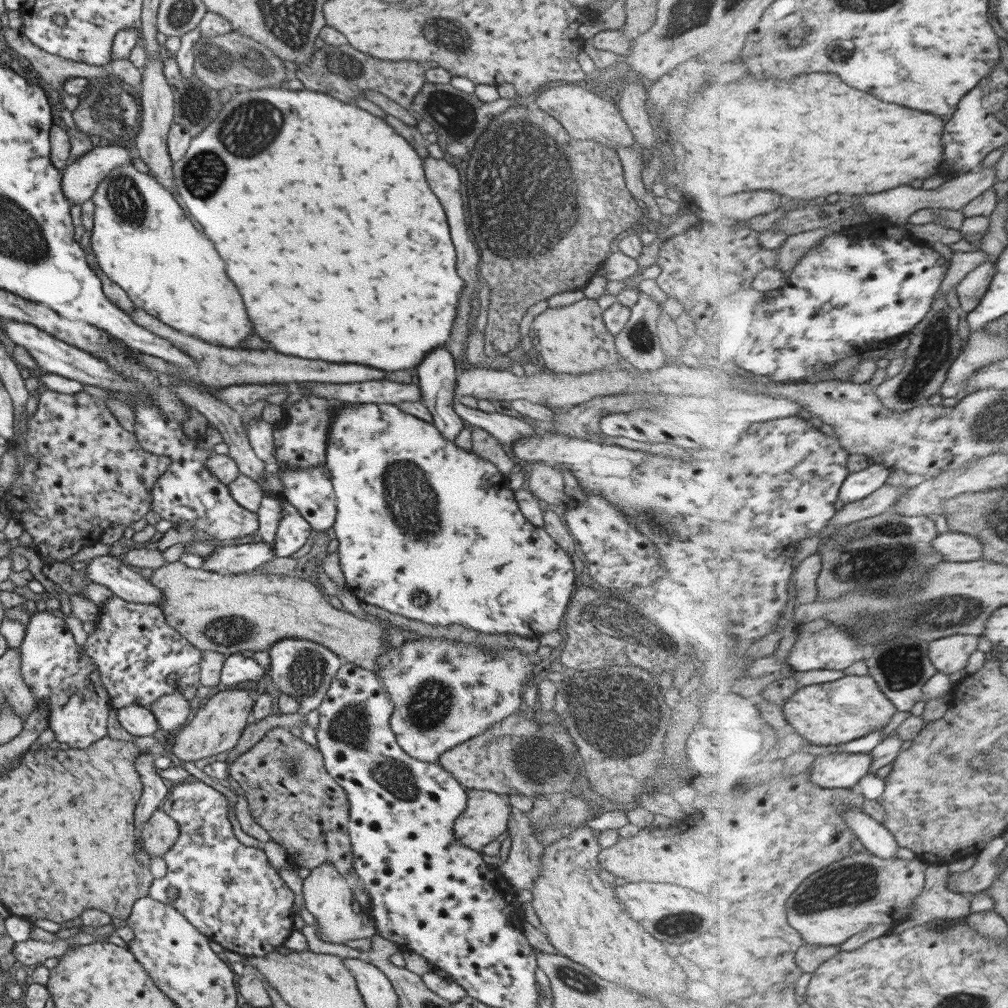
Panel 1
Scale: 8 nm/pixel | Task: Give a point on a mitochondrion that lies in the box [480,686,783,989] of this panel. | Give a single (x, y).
(553, 753)

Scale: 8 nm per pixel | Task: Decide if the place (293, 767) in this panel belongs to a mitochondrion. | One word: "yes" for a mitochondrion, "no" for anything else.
yes

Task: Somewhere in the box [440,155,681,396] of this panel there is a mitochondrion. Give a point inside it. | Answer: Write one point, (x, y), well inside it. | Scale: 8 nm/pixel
(641, 343)

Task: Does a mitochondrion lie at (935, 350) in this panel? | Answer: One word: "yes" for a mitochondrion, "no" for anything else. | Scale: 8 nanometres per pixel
yes

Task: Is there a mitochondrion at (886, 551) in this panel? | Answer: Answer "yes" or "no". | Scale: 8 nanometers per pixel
yes

